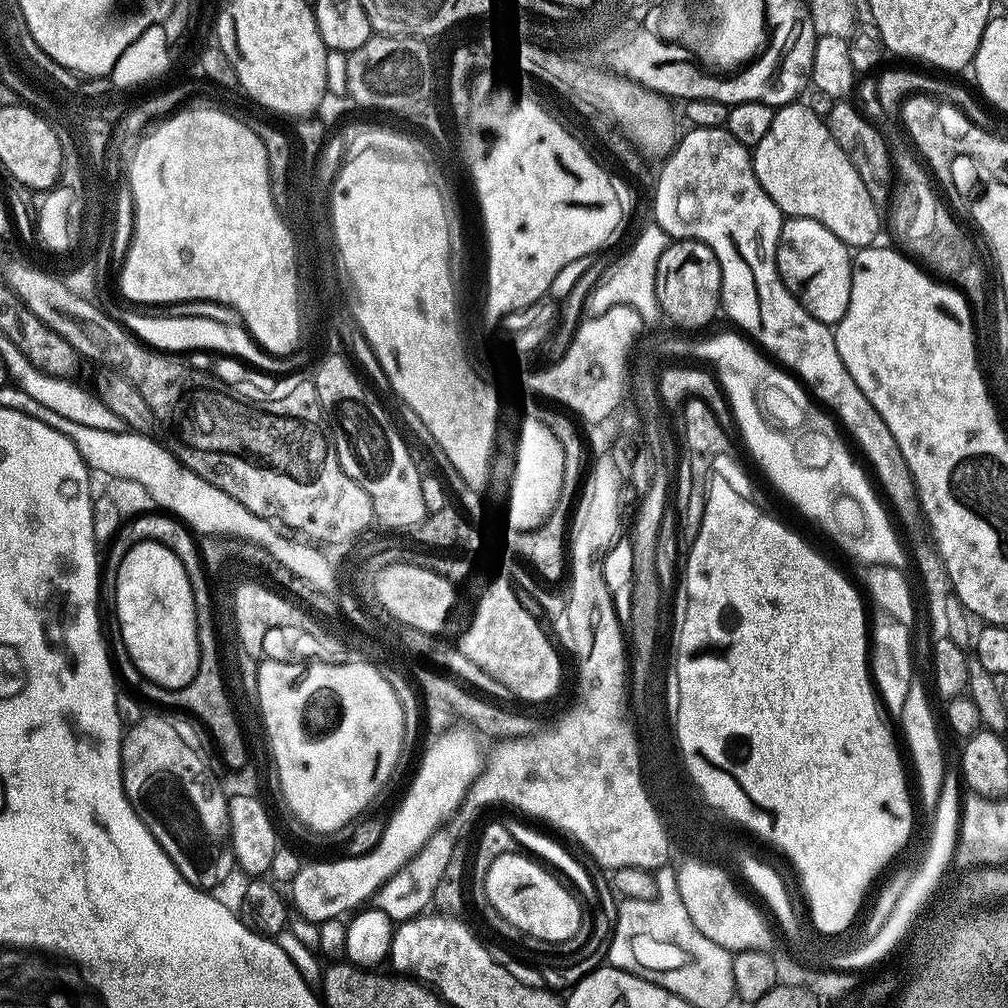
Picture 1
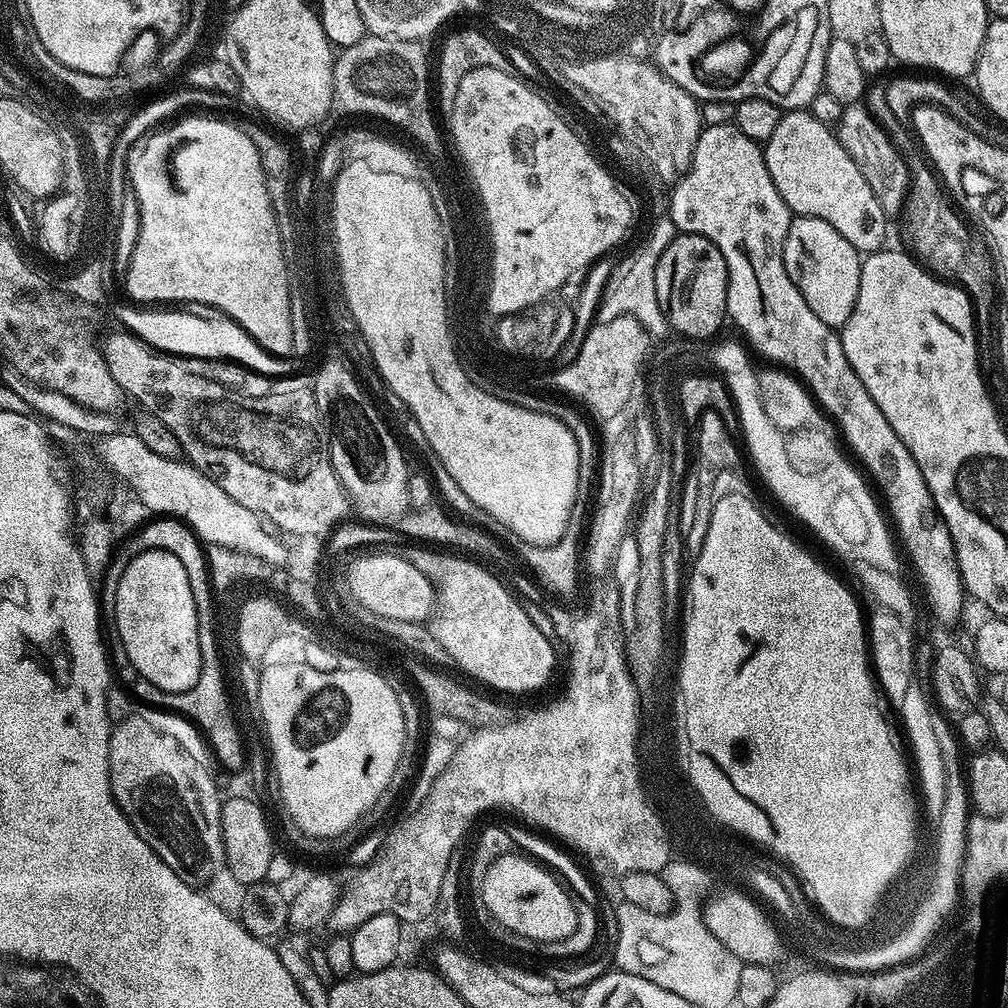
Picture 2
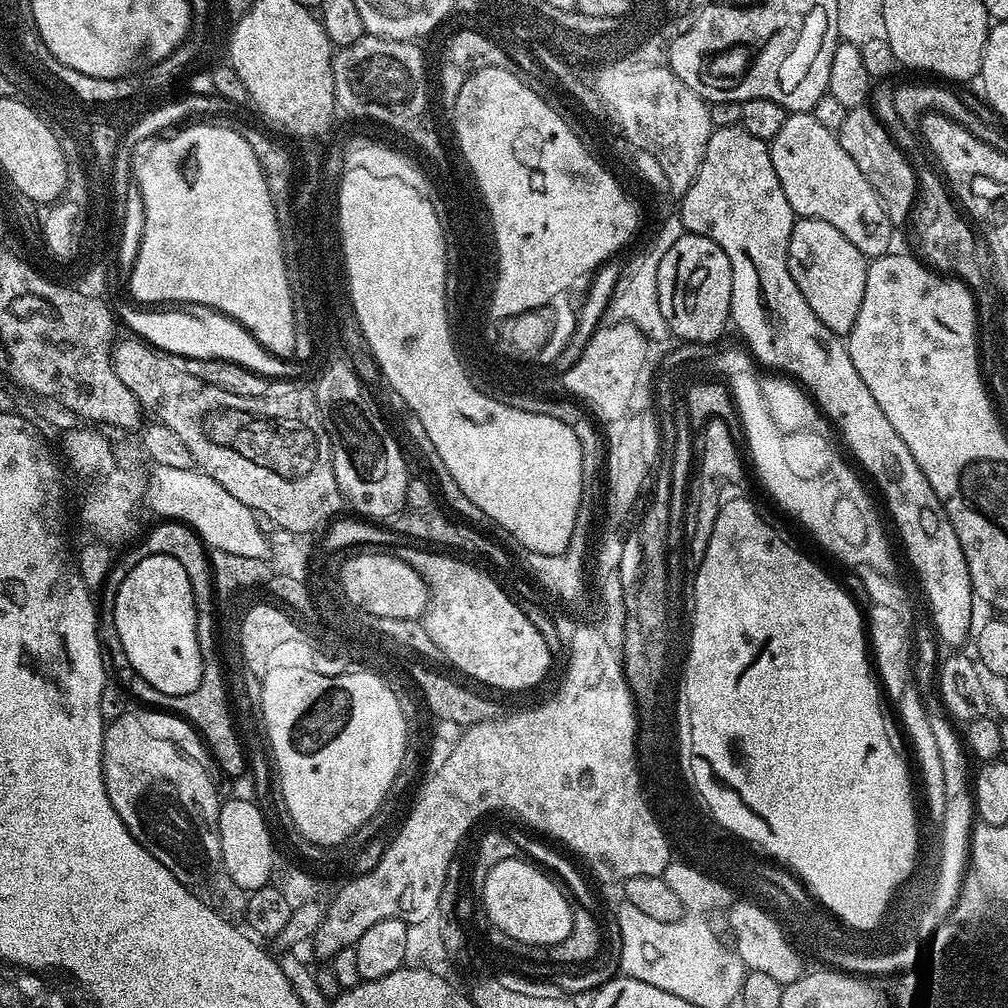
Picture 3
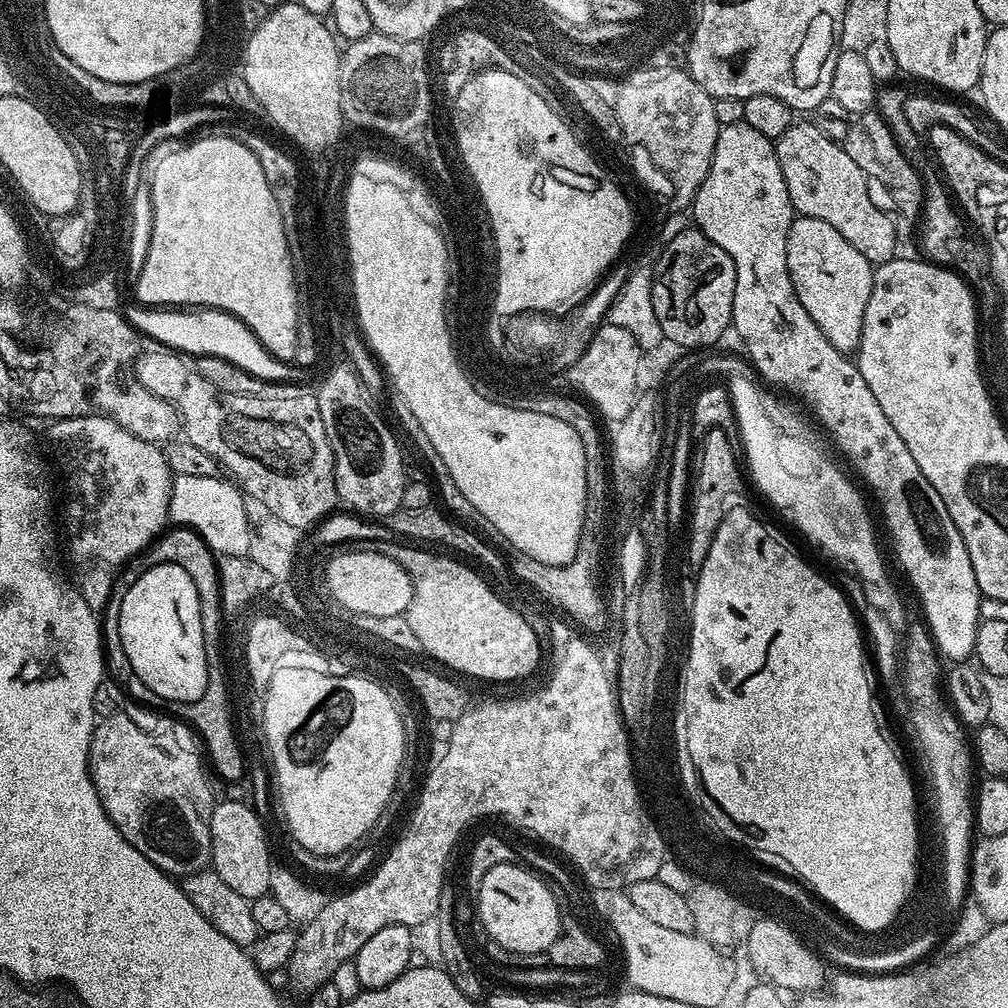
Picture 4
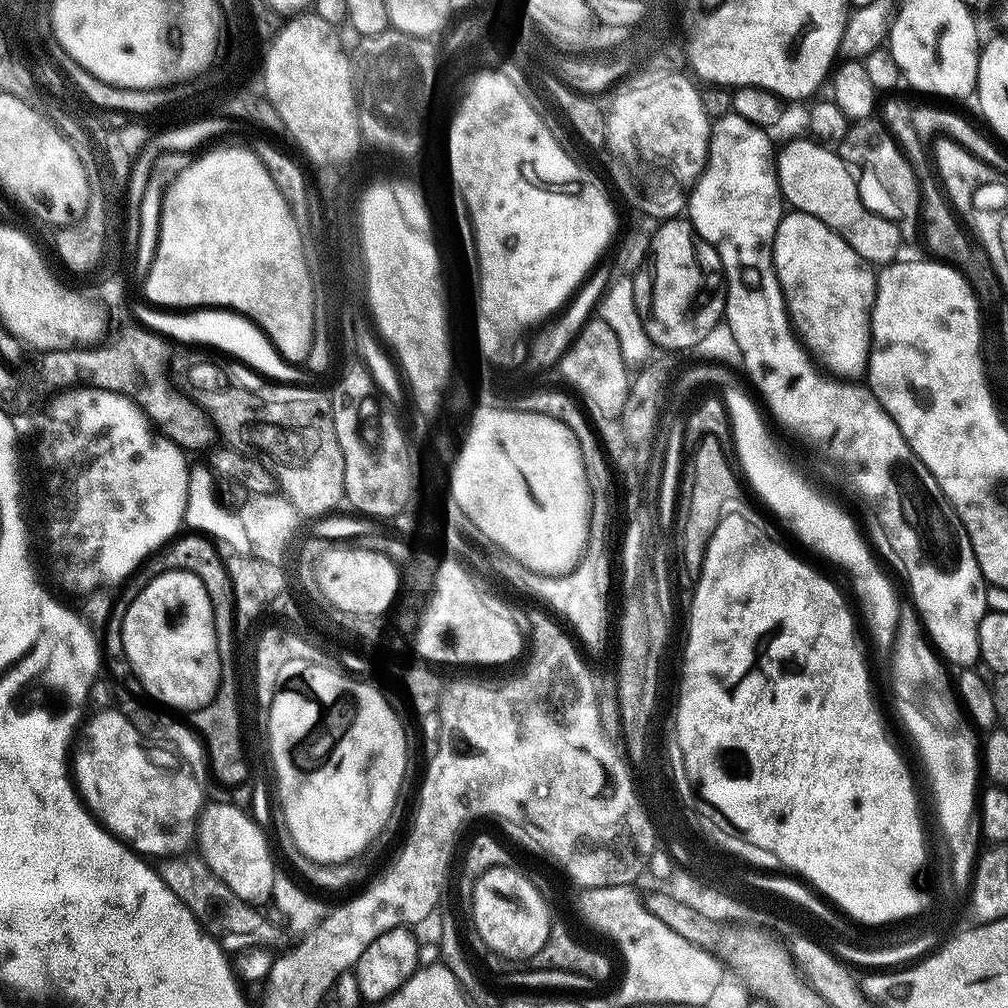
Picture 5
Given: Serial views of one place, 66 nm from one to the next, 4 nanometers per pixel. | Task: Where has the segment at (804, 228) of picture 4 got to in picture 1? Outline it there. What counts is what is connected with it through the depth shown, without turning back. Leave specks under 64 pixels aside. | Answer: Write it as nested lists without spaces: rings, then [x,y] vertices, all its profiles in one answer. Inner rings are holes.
[[[801,216],[785,219],[780,245],[776,248],[776,265],[785,284],[804,284],[804,289],[799,289],[798,299],[818,322],[834,326],[846,314],[846,306],[850,306],[852,258],[848,245],[826,230],[826,226]]]

